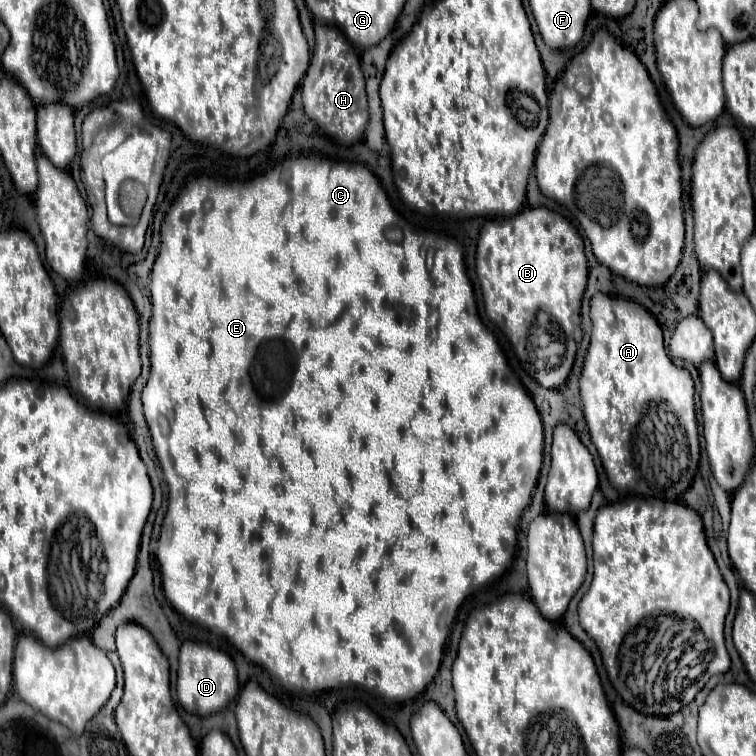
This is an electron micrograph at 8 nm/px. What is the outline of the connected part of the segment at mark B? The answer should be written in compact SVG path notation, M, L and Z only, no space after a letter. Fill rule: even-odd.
M544 206L524 208L512 218L490 220L478 238L476 274L482 286L486 314L508 336L522 368L542 388L558 390L572 370L578 344L584 336L580 328L580 306L588 280L588 264L584 240L578 230L564 216Z

